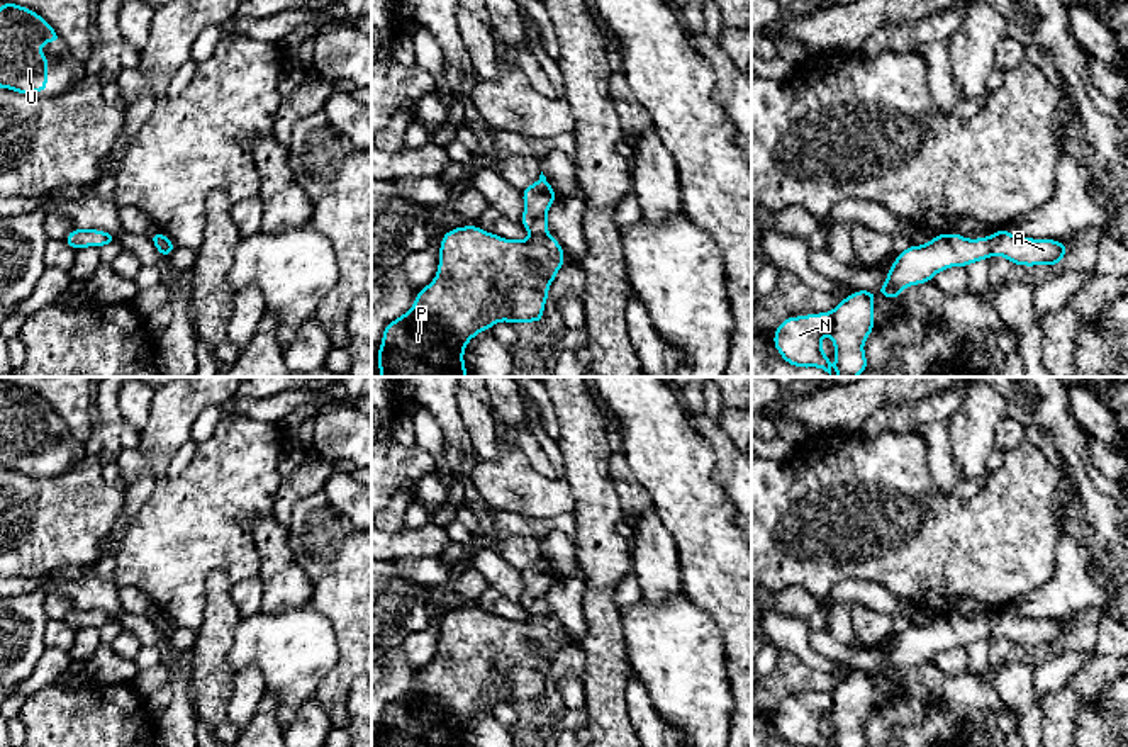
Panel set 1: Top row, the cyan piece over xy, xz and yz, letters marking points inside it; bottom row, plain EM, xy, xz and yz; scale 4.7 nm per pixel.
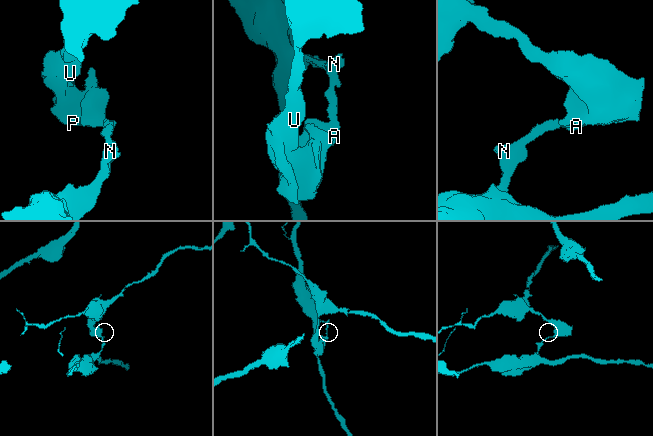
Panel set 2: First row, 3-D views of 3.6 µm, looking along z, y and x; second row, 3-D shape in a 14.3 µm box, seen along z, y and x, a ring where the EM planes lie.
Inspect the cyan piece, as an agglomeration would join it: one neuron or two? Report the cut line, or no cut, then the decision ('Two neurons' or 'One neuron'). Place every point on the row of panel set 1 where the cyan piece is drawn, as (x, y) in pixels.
Split along yz (988, 238), (993, 253). Two neurons

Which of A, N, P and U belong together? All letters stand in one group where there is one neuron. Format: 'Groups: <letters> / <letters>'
Groups: A P U / N

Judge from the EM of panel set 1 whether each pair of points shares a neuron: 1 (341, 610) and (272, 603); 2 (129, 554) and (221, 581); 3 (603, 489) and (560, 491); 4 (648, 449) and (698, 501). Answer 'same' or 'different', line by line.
1: different
2: different
3: different
4: same

